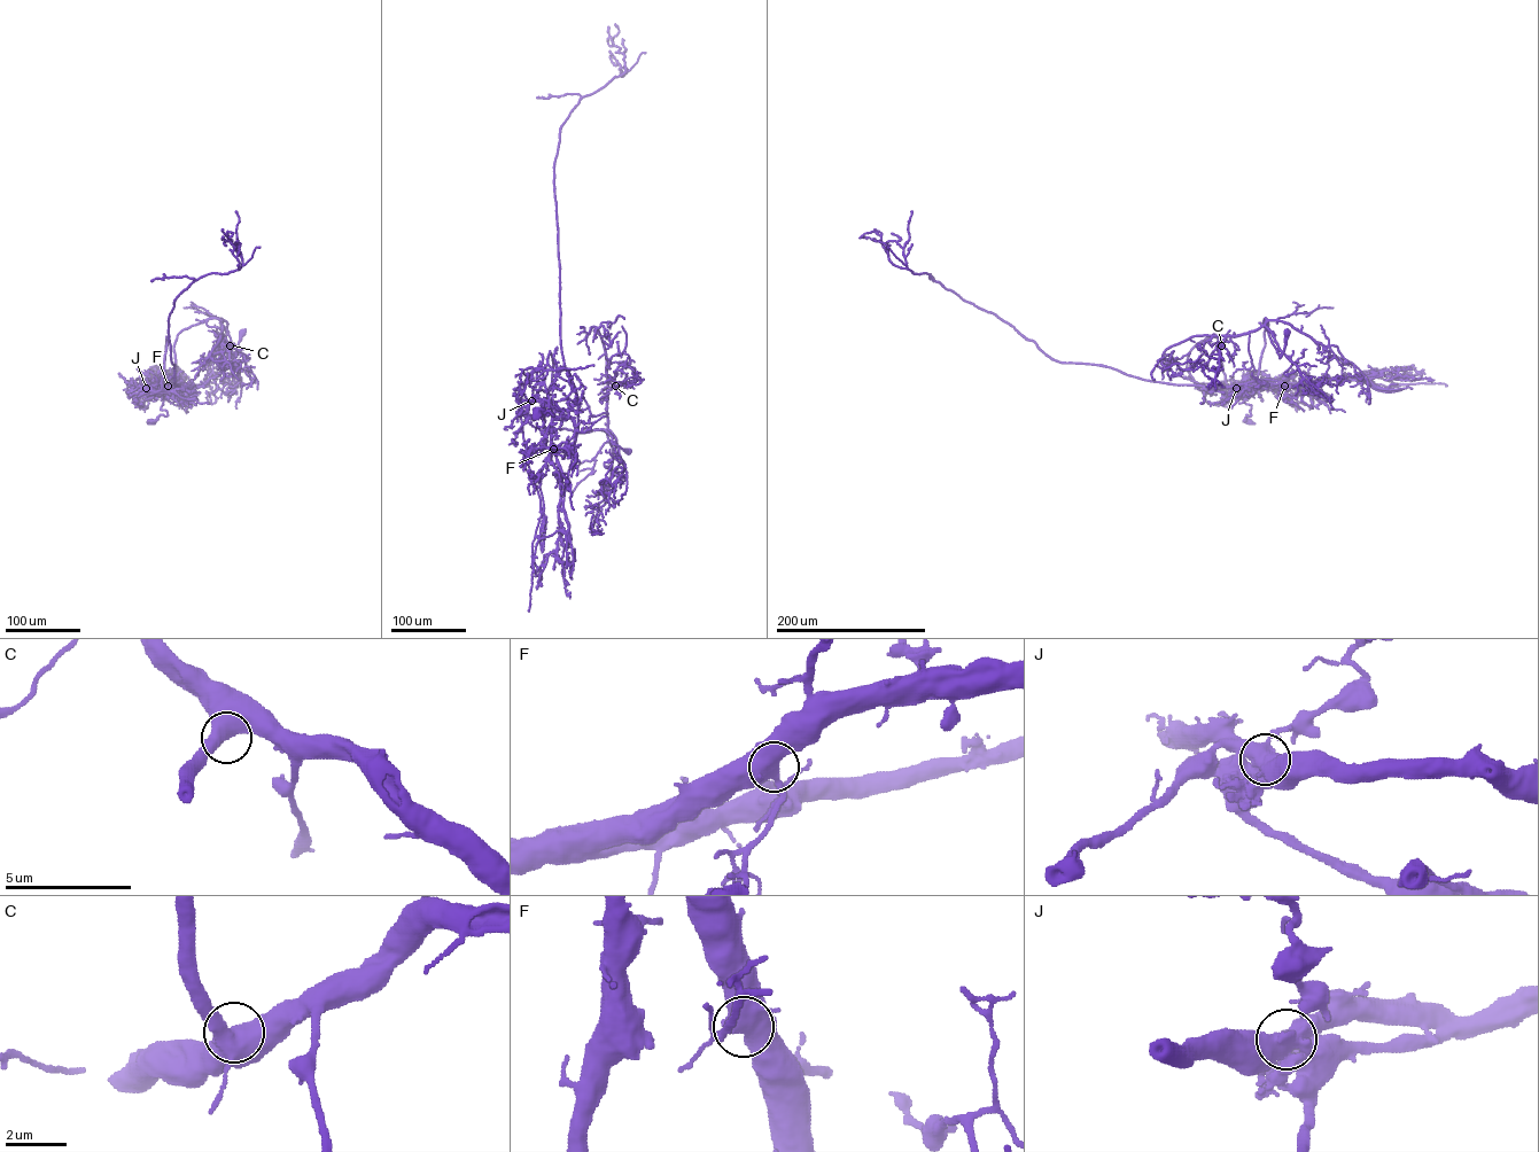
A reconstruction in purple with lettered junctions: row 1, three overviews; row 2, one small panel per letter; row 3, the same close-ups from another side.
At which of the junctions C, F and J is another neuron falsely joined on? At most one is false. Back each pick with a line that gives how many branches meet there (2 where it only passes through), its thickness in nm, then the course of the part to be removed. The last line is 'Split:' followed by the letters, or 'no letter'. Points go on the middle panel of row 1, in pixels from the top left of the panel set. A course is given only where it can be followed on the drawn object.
J: branches 3; calibre 550 nm; course (531, 401), (549, 399), (557, 374), (570, 383), (578, 402), (564, 503), (572, 563), (567, 562), (569, 553)
Split: J

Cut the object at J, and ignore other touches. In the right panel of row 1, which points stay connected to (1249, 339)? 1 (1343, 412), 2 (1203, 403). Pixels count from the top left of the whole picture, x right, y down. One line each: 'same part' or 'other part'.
1: other part
2: other part

